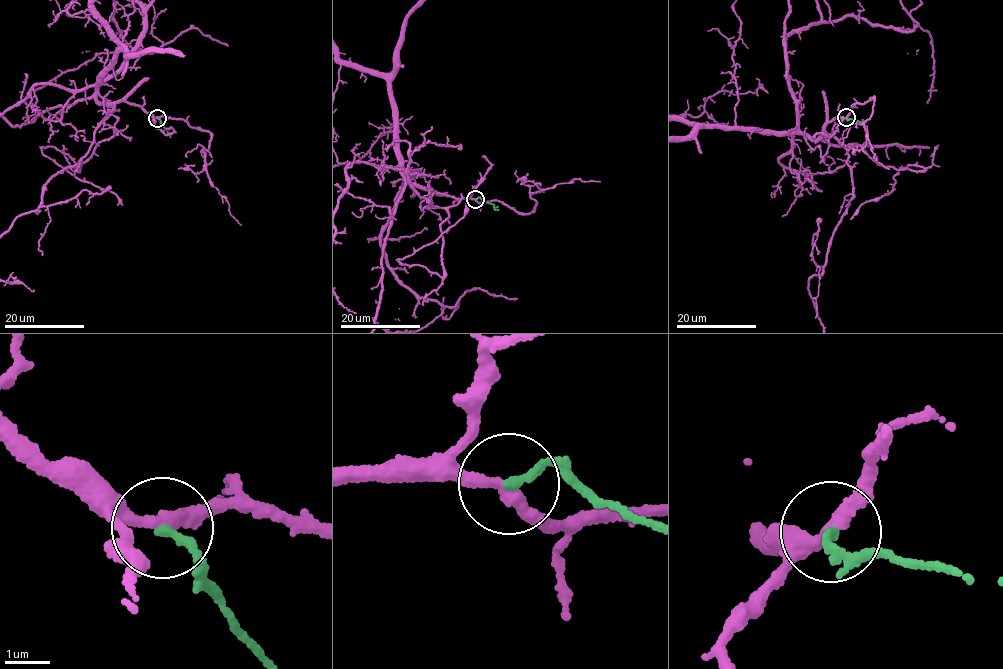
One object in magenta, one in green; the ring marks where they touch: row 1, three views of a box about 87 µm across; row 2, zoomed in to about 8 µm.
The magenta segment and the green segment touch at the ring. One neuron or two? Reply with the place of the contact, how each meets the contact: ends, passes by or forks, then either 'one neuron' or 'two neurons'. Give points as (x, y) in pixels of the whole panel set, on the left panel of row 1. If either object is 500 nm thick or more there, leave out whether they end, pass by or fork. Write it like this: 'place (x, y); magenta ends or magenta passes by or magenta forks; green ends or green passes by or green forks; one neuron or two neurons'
place (157, 118); magenta passes by; green ends; two neurons

